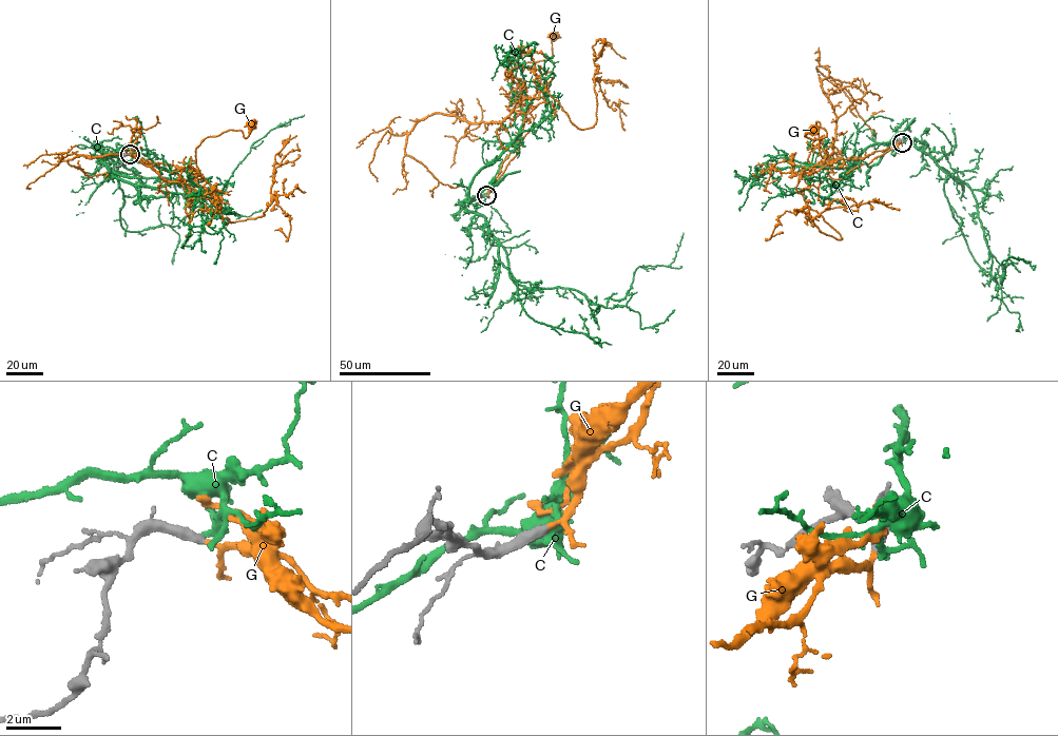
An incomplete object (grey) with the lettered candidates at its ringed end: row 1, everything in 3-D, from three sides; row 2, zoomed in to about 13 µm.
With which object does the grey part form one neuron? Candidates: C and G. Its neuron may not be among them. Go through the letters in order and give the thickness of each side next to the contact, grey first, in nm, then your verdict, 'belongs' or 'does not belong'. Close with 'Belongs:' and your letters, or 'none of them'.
C: calibres 400 and 200 nm; does not belong
G: calibres 380 and 150 nm; belongs
Belongs: G

